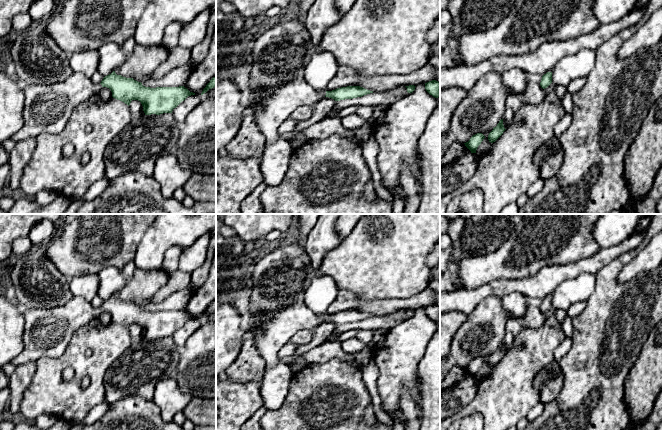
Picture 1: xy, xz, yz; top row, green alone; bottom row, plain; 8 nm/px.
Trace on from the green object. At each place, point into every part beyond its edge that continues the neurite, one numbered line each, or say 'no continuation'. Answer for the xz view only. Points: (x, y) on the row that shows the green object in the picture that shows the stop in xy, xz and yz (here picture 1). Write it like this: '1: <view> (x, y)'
1: xz (270, 109)

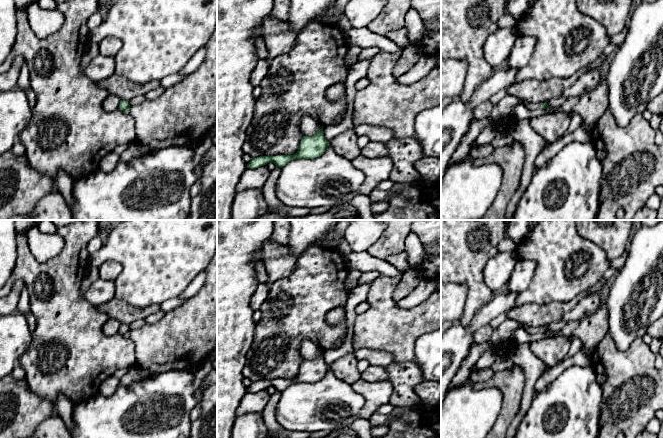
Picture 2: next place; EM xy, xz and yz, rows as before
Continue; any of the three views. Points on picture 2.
1: yz (532, 106)

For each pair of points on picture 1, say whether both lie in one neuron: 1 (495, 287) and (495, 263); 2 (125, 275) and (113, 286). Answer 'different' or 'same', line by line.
1: different
2: same

